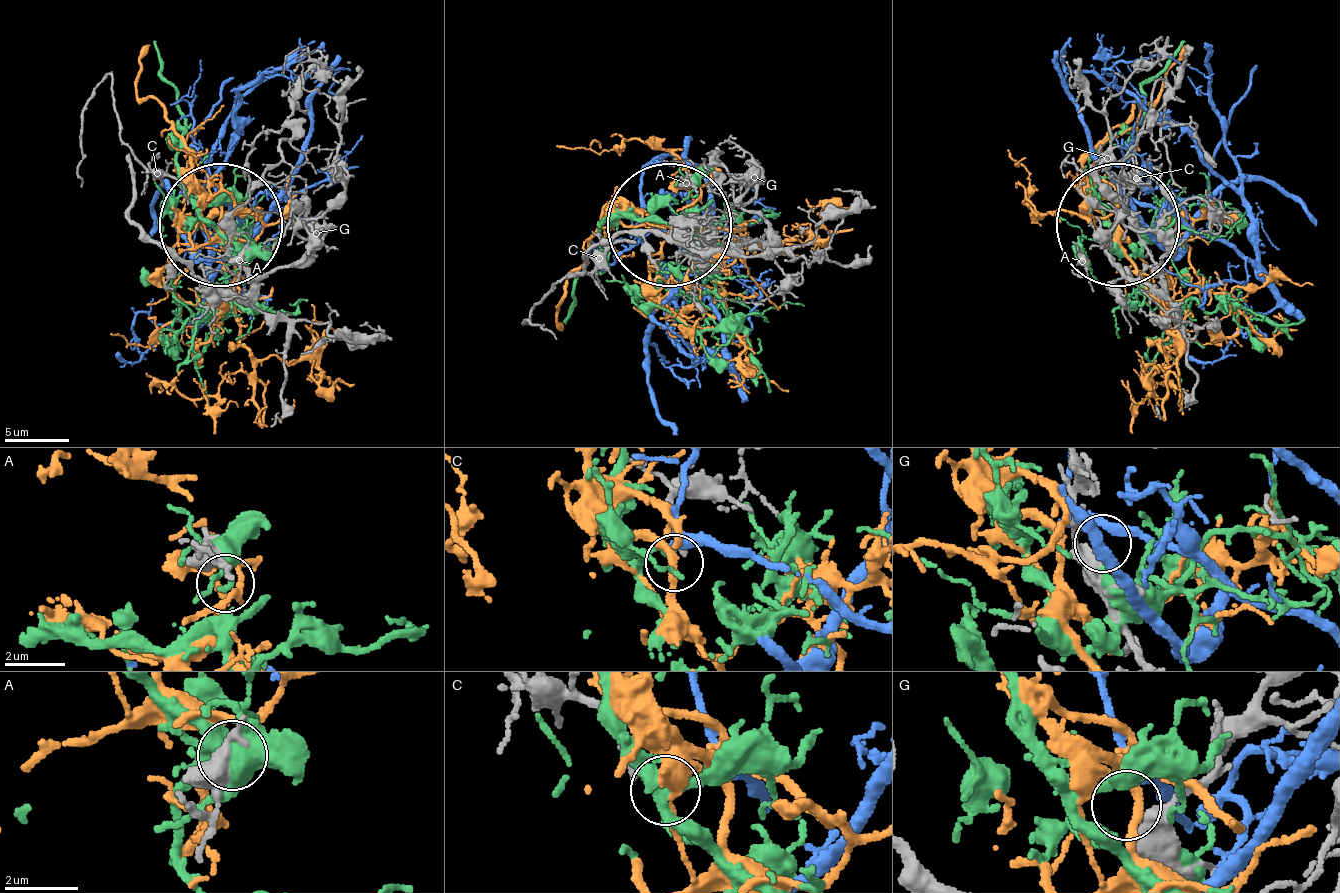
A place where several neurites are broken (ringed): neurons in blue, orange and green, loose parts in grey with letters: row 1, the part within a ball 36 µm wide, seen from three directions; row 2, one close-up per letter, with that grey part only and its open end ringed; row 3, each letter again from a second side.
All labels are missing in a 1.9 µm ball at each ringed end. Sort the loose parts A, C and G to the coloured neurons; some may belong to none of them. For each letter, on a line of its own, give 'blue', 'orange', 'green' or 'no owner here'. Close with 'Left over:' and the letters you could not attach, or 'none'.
A: orange
C: blue
G: no owner here
Left over: G

